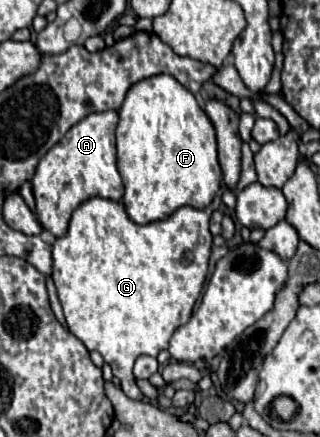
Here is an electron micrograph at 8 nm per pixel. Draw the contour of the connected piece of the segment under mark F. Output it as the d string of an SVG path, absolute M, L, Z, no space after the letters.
M158 74L140 80L128 90L124 104L118 110L118 118L116 163L126 188L122 202L132 222L148 224L168 218L180 206L206 208L212 202L222 182L222 170L216 158L216 132L210 118L198 106L194 94L188 88L184 88L170 74Z

